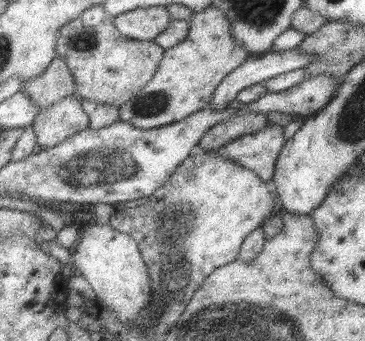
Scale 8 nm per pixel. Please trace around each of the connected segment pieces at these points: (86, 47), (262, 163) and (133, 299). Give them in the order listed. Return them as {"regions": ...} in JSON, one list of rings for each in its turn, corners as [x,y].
{"regions":[[[[101,5],[79,14],[73,22],[63,26],[57,36],[57,57],[67,59],[73,73],[76,94],[81,101],[121,106],[151,80],[163,55],[163,48],[153,41],[125,38],[113,28],[113,17],[105,14]]],[[[273,124],[263,130],[233,139],[217,149],[201,150],[201,152],[215,151],[222,157],[252,170],[260,179],[269,181],[274,173],[275,161],[284,142],[283,128]]],[[[88,222],[79,227],[77,248],[73,250],[71,265],[91,286],[95,303],[112,310],[118,322],[132,322],[141,308],[150,302],[152,288],[146,266],[140,255],[139,243],[128,234],[115,230],[109,224]]]]}

